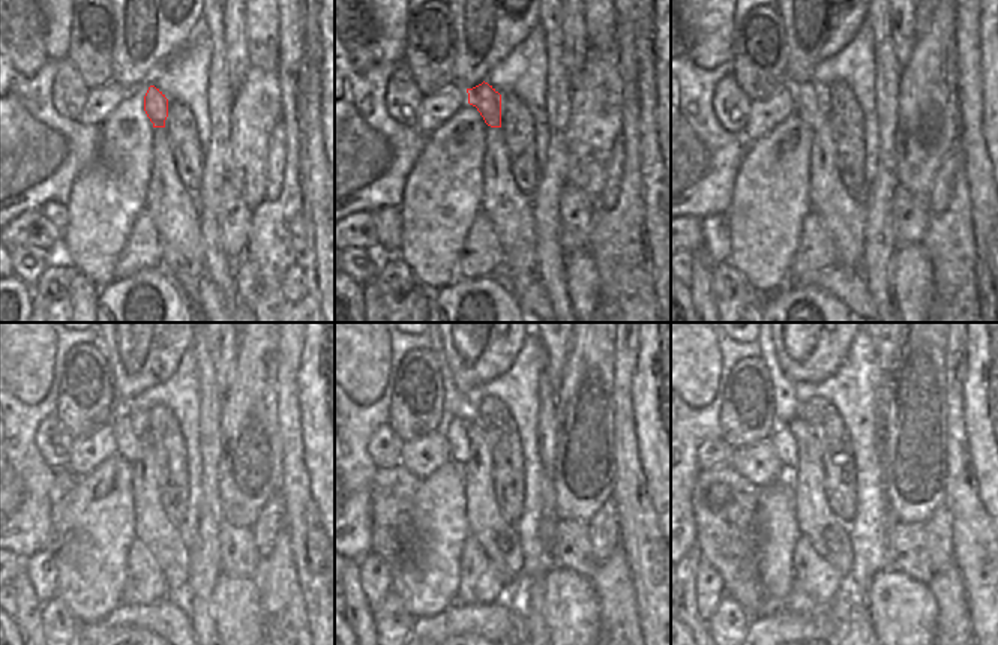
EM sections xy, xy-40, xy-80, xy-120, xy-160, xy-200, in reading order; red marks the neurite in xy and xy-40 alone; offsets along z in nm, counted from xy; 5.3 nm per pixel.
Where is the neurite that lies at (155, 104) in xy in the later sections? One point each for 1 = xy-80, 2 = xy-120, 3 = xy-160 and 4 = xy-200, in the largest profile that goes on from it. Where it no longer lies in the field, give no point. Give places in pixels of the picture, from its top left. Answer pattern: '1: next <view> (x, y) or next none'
1: next xy-80 (811, 101)
2: next xy-120 (126, 438)
3: next xy-160 (455, 431)
4: next xy-200 (782, 440)

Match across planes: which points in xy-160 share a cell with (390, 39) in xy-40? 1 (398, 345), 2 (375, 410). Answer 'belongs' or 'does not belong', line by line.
1: does not belong
2: does not belong

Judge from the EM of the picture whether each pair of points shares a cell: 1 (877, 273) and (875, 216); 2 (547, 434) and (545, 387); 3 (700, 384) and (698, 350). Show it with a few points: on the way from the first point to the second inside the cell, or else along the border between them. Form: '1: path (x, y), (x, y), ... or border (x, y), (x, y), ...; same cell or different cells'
1: path (877, 260), (877, 230); same cell
2: path (547, 422), (547, 399); same cell
3: path (698, 375), (698, 359); same cell

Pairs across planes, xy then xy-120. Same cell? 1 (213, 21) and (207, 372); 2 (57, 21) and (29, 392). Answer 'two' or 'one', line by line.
1: one
2: one

